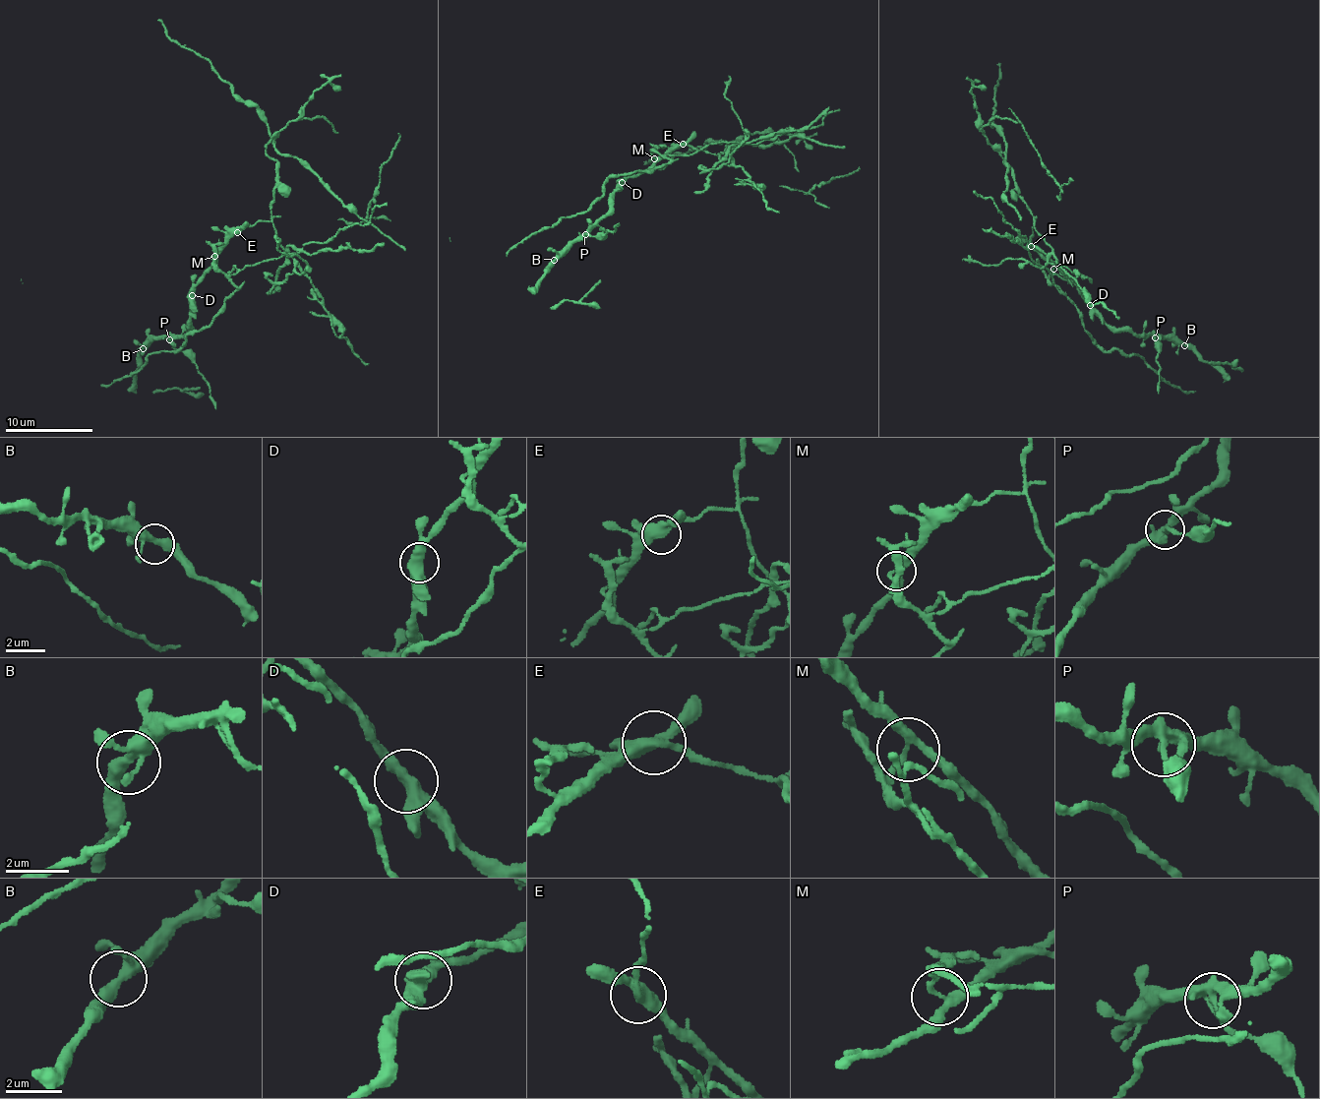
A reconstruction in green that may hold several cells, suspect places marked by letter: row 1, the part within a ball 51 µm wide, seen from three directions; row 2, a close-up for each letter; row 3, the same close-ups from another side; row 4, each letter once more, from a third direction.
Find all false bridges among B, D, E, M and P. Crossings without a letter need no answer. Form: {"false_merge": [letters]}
{"false_merge": ["E", "M", "P"]}

